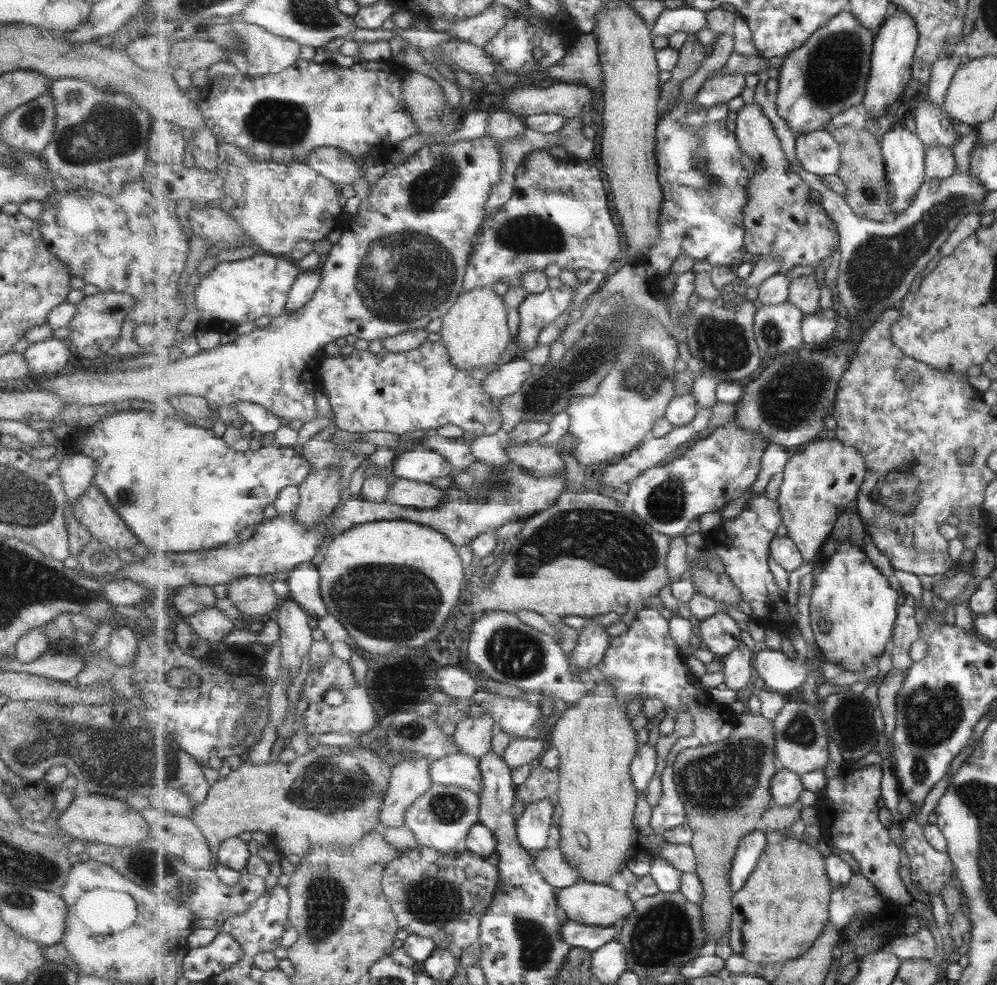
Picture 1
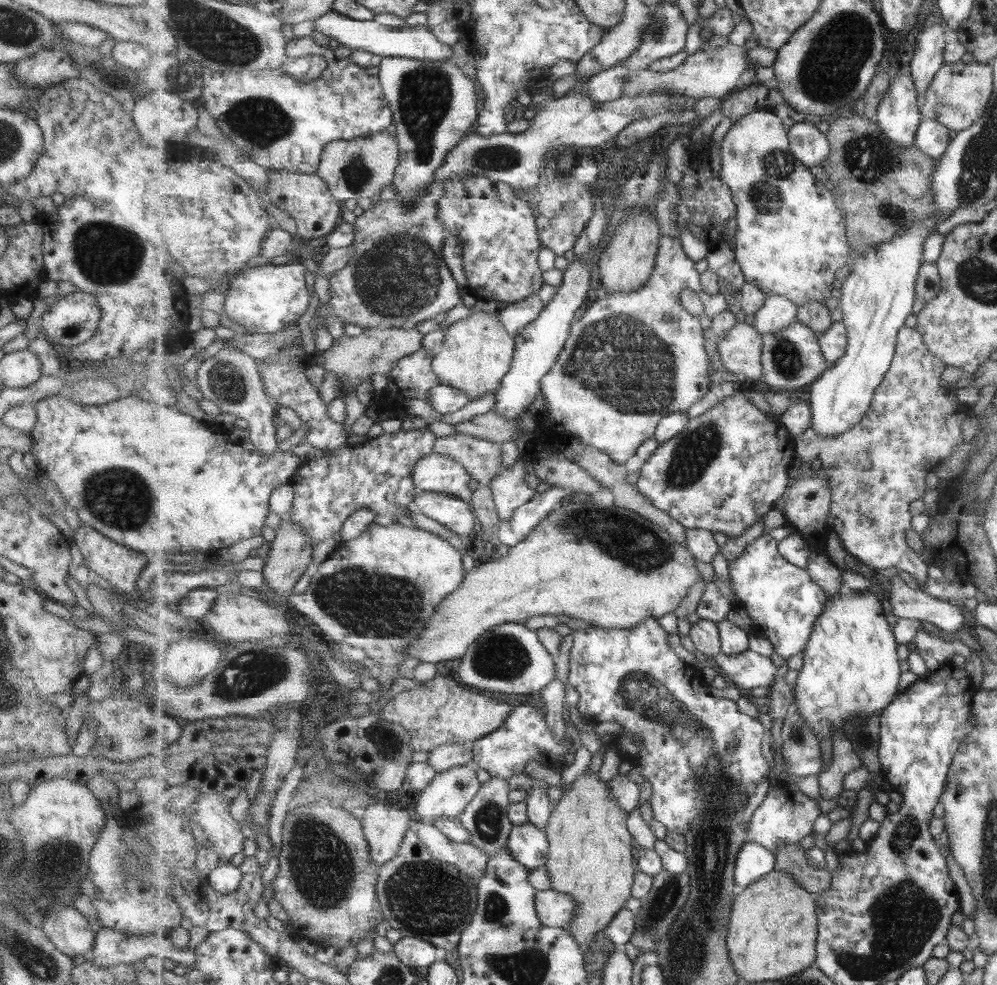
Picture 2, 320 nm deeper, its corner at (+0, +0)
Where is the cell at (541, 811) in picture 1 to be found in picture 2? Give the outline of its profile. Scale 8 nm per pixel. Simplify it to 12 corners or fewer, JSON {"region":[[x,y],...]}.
{"region":[[530,821],[513,827],[507,847],[531,871],[546,866],[547,833]]}

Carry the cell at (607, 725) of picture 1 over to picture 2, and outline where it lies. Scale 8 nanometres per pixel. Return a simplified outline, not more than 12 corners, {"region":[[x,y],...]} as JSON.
{"region":[[586,770],[546,833],[582,948],[633,895],[627,811]]}

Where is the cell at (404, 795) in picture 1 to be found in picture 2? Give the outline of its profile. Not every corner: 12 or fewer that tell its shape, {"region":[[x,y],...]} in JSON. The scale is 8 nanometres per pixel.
{"region":[[384,797],[365,808],[362,823],[379,868],[399,854],[413,821]]}

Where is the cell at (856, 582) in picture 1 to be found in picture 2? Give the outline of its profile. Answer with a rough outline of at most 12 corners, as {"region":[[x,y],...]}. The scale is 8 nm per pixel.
{"region":[[875,590],[830,598],[795,698],[819,741],[898,698]]}

